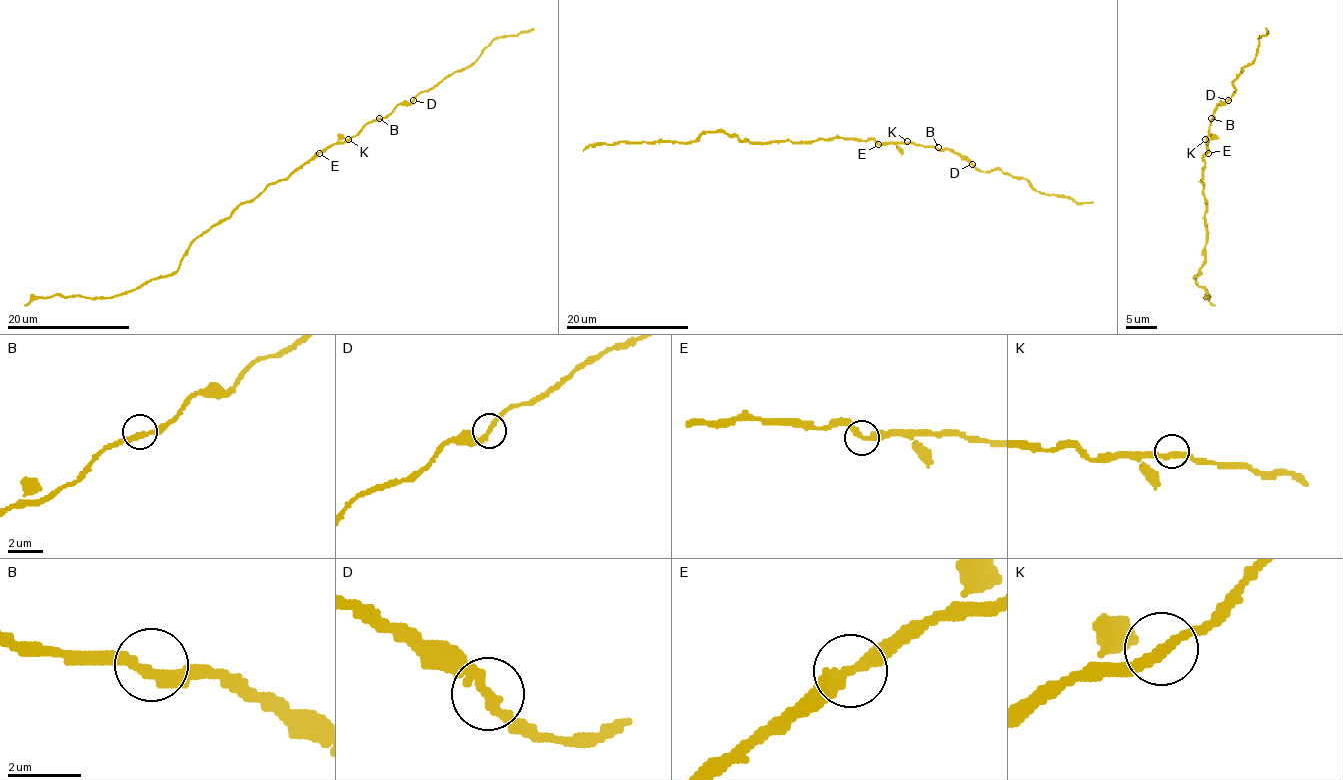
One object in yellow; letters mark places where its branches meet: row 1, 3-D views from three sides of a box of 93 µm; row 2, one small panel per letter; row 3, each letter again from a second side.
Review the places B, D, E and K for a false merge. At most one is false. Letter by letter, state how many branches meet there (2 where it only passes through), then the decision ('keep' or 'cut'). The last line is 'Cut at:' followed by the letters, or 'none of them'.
B: 2 | keep
D: 2 | keep
E: 2 | keep
K: 2 | keep
Cut at: none of them

